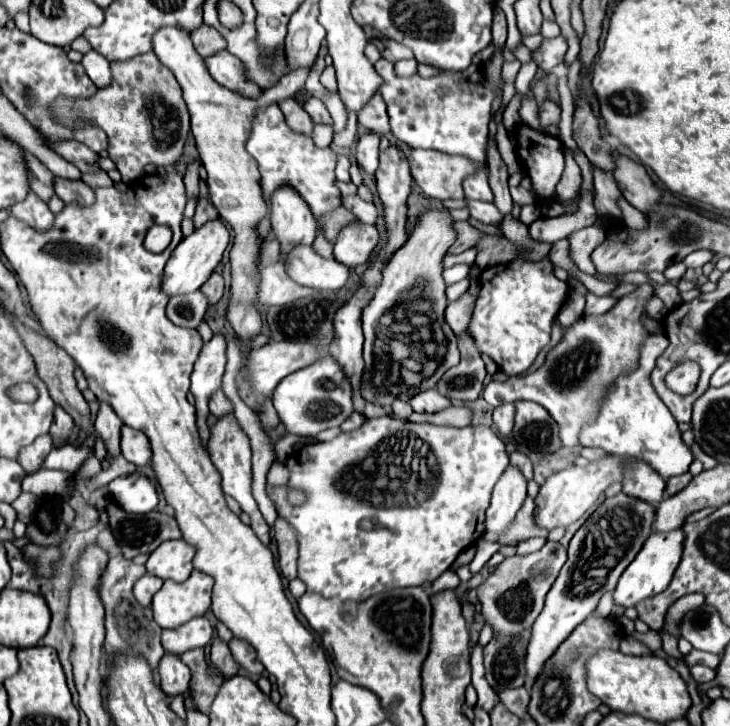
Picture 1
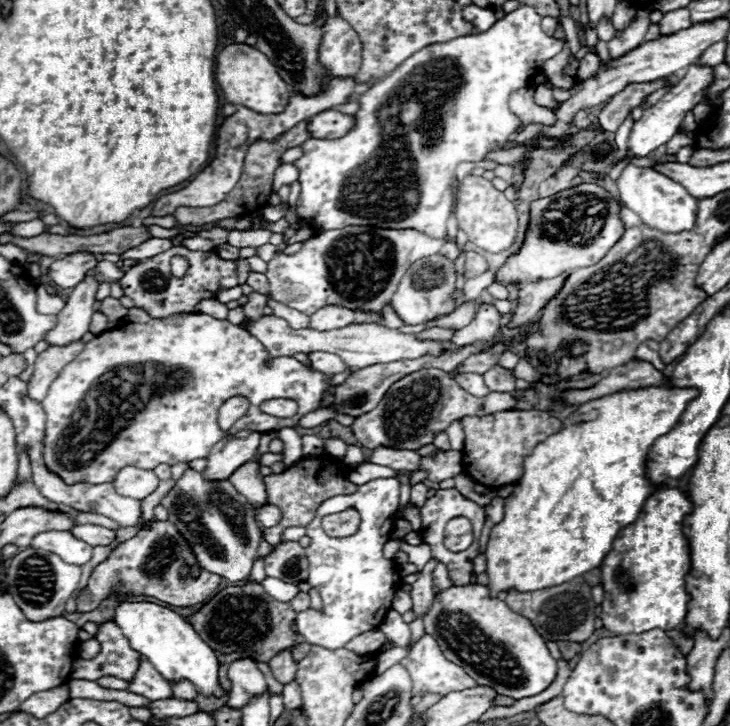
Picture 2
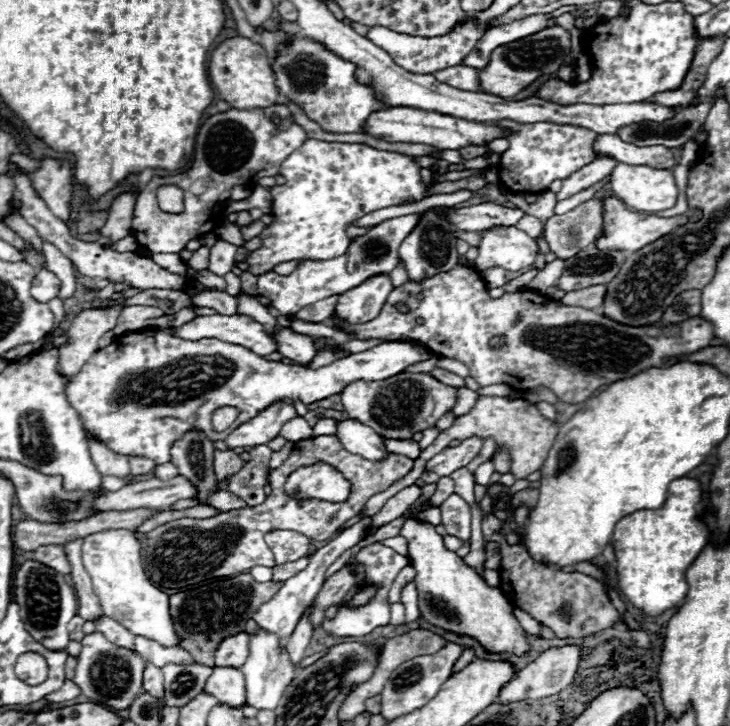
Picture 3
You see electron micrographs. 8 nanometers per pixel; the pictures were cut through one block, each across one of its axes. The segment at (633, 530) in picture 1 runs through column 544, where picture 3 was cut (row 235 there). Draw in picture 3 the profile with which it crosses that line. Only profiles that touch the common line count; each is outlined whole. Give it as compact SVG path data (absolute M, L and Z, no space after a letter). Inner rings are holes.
M608 196L608 198L602 198L602 204L604 204L604 234L596 240L596 248L598 250L620 250L620 252L636 252L640 248L644 248L648 242L654 242L656 238L672 232L676 226L684 224L684 222L690 222L690 220L696 220L700 218L700 212L696 212L694 216L674 216L674 218L660 218L660 216L654 216L654 214L640 214L640 212L630 212L624 202L620 202L618 198L614 196Z

